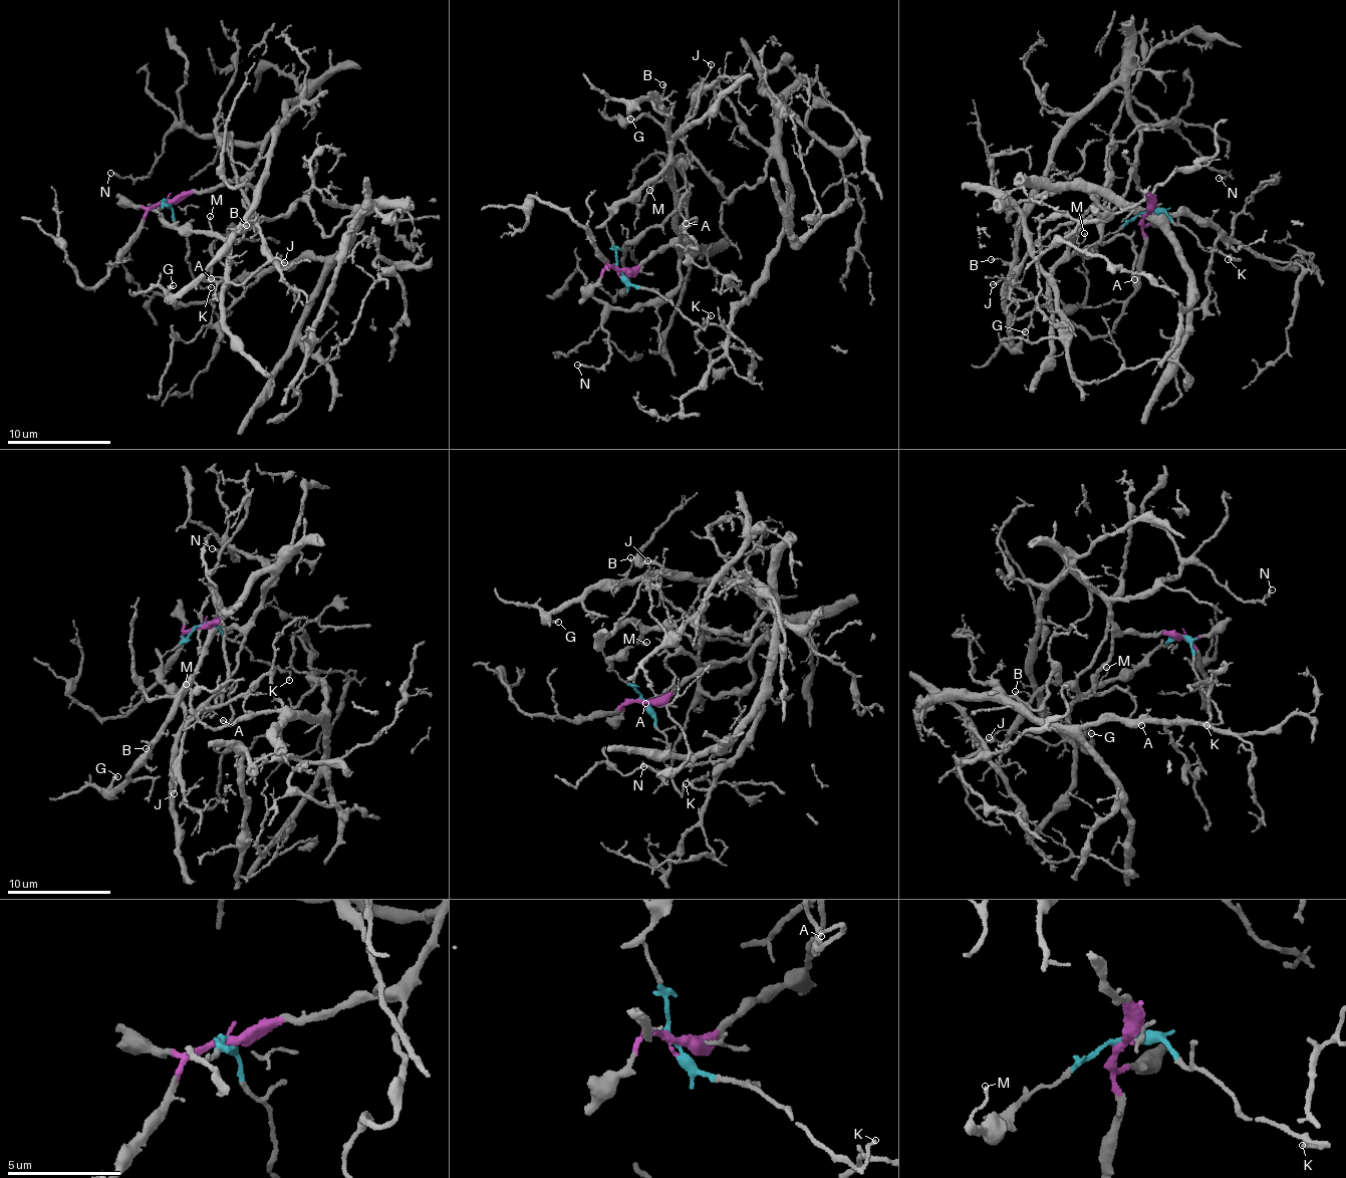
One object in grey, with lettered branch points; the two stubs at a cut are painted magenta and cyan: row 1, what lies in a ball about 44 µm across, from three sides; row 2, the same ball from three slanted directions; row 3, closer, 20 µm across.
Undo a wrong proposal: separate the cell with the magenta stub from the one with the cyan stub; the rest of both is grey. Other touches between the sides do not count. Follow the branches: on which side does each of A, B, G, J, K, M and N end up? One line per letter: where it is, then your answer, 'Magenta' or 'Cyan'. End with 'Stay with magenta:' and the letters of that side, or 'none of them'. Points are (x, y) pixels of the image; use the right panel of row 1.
A: Place: (1134, 279). Magenta
B: Place: (991, 259). Magenta
G: Place: (1025, 331). Magenta
J: Place: (993, 284). Cyan
K: Place: (1228, 259). Cyan
M: Place: (1084, 233). Cyan
N: Place: (1219, 178). Magenta
Stay with magenta: A, B, G, N

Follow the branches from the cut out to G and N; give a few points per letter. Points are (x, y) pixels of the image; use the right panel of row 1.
G: (1148, 212), (1135, 173), (1138, 127), (1117, 85), (1060, 140), (1023, 221), (1003, 310), (1013, 342), (1025, 331)
N: (1148, 212), (1152, 209), (1135, 173), (1144, 127), (1174, 121), (1172, 128), (1209, 167), (1229, 174), (1218, 178)

